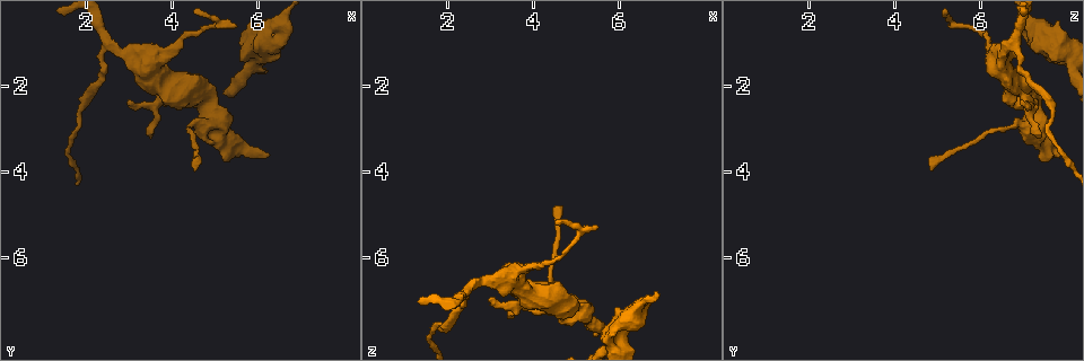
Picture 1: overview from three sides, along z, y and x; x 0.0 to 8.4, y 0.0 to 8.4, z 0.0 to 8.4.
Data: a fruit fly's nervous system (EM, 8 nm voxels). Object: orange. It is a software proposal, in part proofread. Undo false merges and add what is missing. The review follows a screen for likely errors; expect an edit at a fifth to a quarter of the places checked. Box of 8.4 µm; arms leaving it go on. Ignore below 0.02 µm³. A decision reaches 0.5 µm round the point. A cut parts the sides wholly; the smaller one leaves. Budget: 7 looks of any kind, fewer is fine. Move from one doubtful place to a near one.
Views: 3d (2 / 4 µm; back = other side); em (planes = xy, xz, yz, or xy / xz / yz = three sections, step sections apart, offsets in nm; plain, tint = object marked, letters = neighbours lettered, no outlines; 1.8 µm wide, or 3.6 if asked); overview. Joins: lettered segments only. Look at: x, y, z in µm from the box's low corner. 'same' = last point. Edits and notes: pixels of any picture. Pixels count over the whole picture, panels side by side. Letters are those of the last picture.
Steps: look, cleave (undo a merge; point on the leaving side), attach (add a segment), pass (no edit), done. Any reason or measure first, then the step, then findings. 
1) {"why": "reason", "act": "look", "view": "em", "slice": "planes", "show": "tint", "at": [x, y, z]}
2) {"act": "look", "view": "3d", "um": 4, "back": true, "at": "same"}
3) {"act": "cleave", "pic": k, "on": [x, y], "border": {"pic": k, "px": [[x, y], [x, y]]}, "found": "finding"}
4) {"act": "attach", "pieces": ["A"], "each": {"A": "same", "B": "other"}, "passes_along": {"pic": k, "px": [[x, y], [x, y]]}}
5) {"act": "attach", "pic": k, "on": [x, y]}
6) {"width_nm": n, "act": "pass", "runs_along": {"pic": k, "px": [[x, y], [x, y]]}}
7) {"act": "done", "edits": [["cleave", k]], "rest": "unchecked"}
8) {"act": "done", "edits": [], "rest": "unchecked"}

{"why": "sharp bend", "act": "look", "view": "em", "slice": "planes", "show": "tint", "at": [4.75, 2.90, 7.40]}

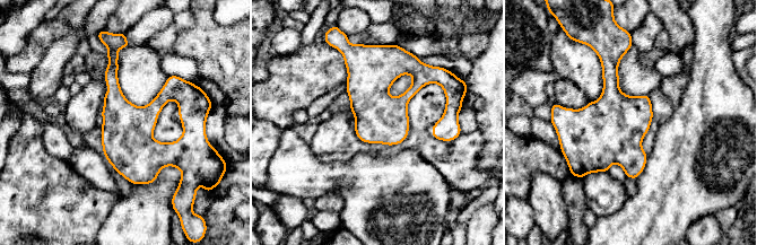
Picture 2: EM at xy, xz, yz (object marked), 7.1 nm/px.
{"why": "what lies round it", "act": "look", "view": "em", "slice": "planes", "show": "letters", "at": "same"}

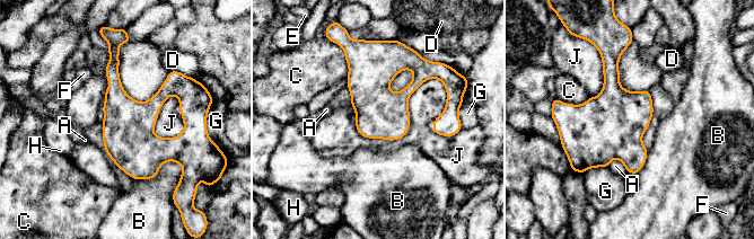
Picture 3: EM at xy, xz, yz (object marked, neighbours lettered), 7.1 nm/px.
{"act": "pass", "each": {"A": "other", "B": "other", "C": "other", "D": "other", "E": "other", "F": "other", "G": "other", "H": "other", "J": "other"}, "border": {"pic": 3, "px": [[354, 127], [455, 134]]}, "found": "one neuron here"}

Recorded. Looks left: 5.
{"why": "arms run side by side", "act": "look", "view": "em", "slice": "yz", "step": 16, "show": "tint", "at": [6.00, 1.00, 7.55]}

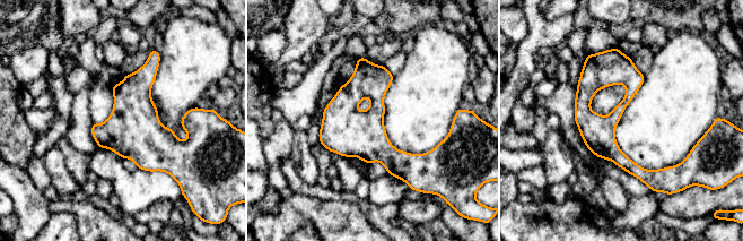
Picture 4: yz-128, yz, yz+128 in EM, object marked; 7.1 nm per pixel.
{"act": "look", "view": "em", "slice": "planes", "show": "letters", "at": "same"}

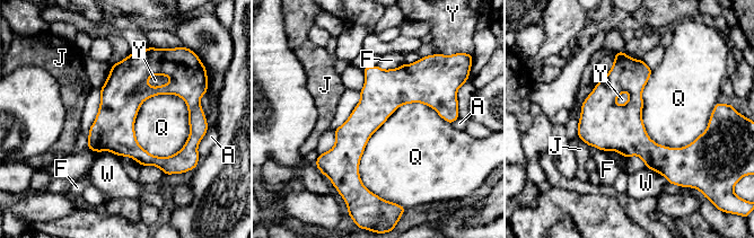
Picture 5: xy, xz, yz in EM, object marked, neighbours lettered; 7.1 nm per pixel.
{"width_nm": 300, "act": "pass", "each": {"A": "other", "F": "other", "J": "other", "Q": "other", "W": "other", "Y": "other"}, "runs_along": {"pic": 5, "px": [[446, 112], [393, 95], [324, 157]]}, "found": "all the same neuron"}

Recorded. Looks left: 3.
{"why": "tapers out", "act": "look", "view": "em", "slice": "planes", "show": "letters", "at": [4.50, 4.00, 4.85]}

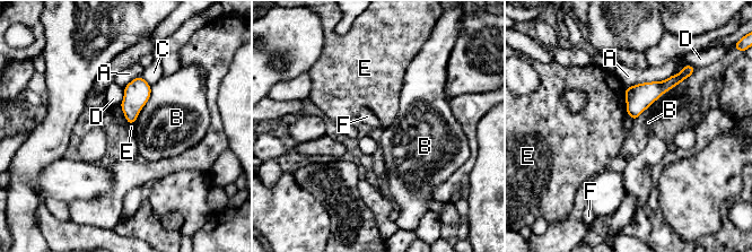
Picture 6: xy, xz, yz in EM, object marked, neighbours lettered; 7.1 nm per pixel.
{"act": "pass", "each": {"A": "other", "B": "other", "C": "other", "D": "other", "E": "other", "F": "other"}, "border": {"pic": 6, "px": [[119, 105], [129, 124]]}, "found": "none of them fits"}

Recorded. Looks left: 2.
{"act": "done", "edits": [], "rest": "unchecked"}

